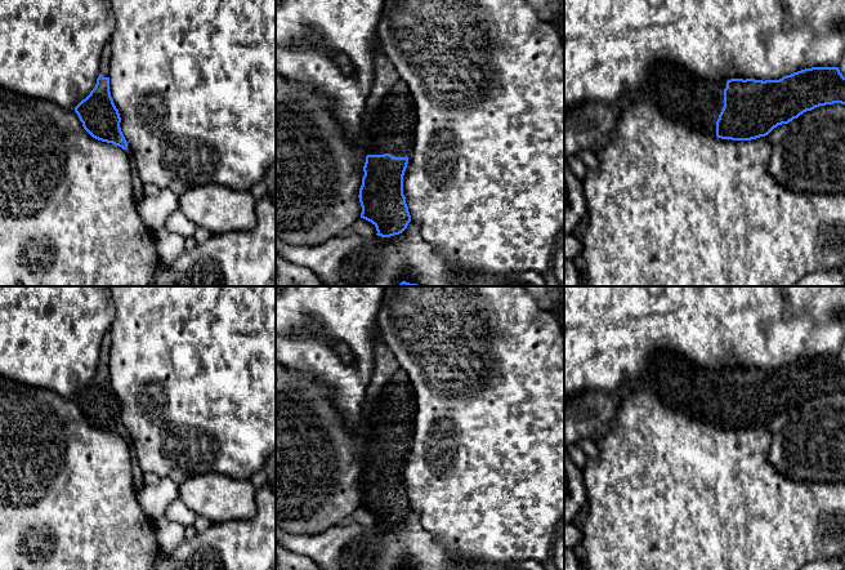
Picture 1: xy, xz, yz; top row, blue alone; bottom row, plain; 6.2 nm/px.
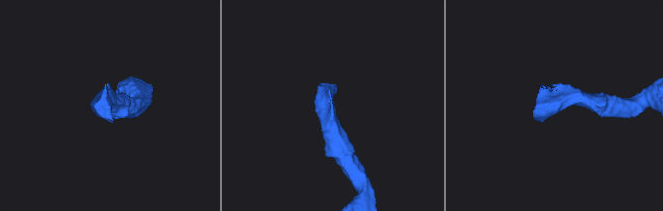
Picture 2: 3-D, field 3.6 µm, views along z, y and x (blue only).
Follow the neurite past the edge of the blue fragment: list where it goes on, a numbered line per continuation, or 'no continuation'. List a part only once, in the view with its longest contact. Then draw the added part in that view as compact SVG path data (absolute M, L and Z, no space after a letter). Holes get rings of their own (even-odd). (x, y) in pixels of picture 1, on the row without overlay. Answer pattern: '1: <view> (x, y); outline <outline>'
1: yz (679, 383); outline M662 353L641 377L639 387L678 411L716 424L725 377L726 370L703 369L678 353Z

